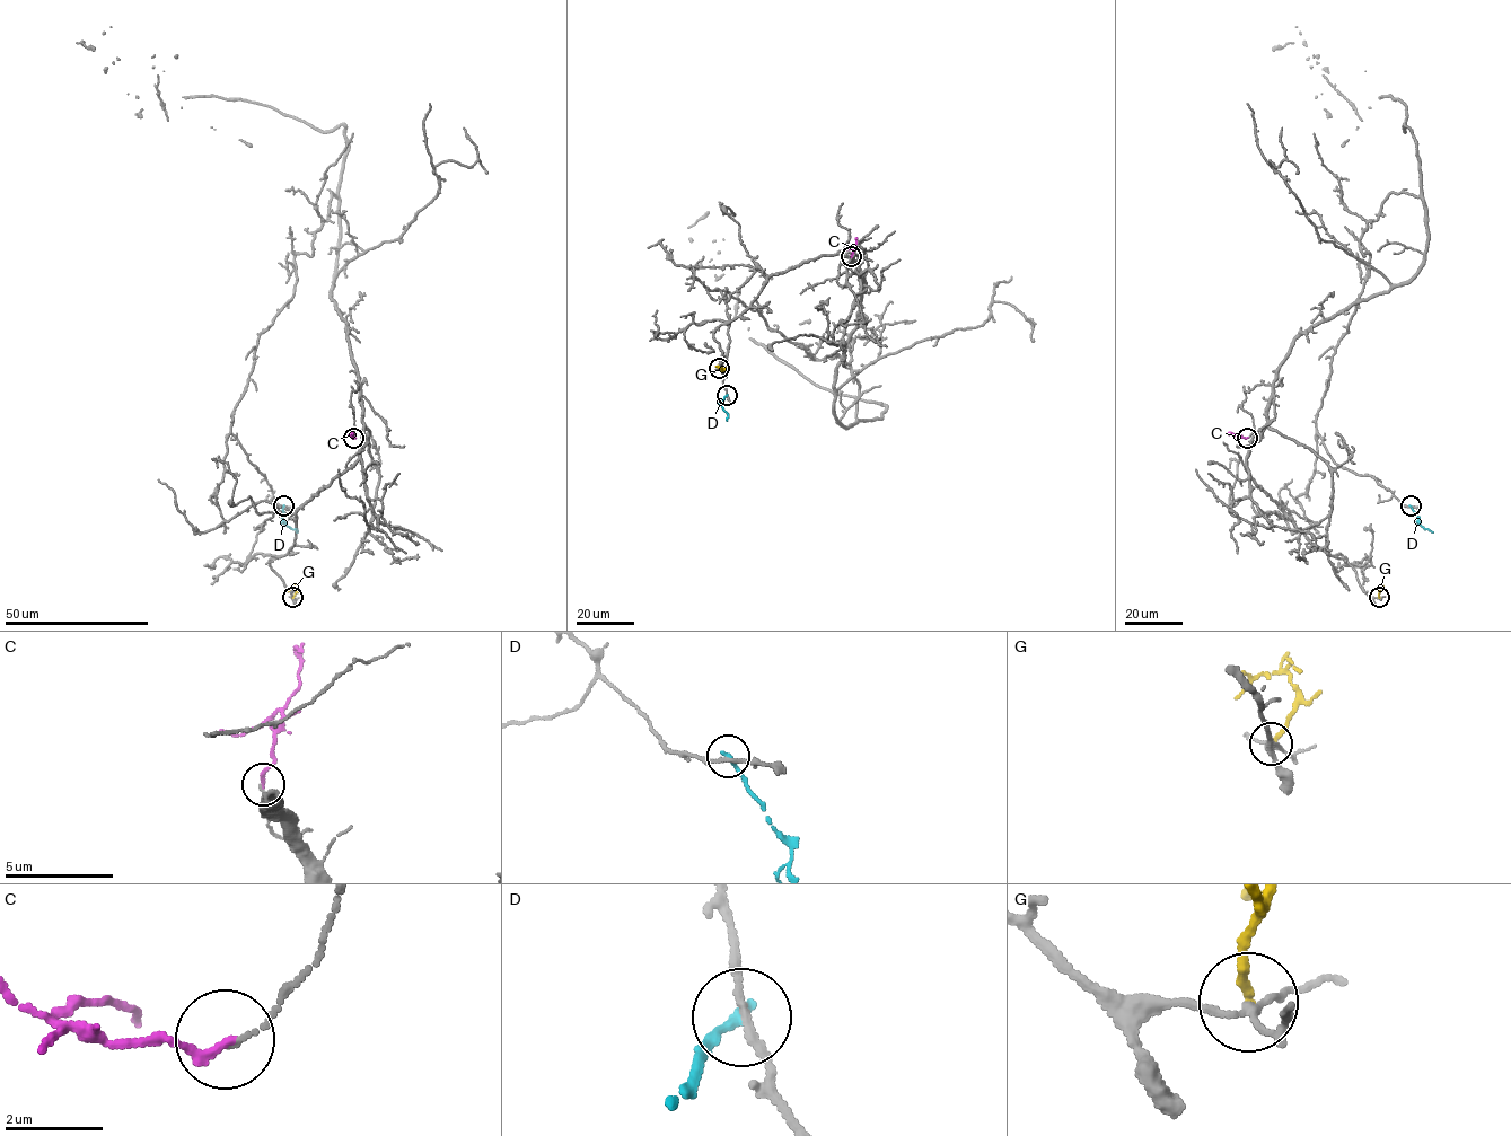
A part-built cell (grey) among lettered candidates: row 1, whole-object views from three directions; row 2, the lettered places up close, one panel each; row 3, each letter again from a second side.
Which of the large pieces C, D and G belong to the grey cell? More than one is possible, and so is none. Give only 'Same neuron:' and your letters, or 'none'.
Same neuron: none

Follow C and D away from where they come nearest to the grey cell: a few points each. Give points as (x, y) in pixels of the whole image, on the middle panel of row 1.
C: (851, 256), (857, 237)
D: (727, 395), (720, 403), (728, 414), (727, 421)

